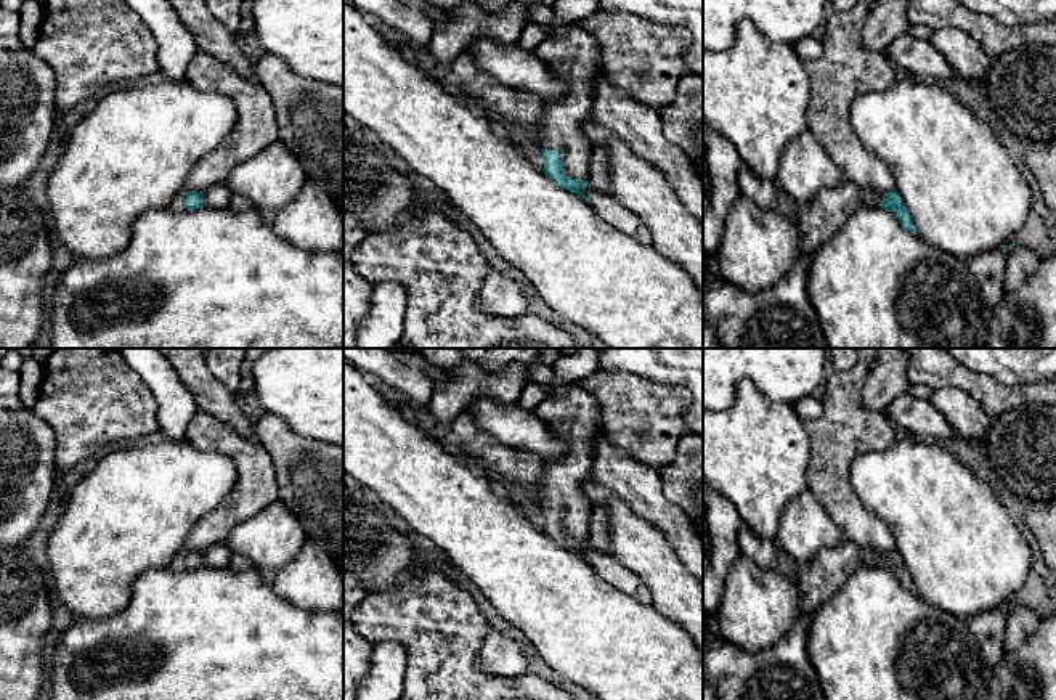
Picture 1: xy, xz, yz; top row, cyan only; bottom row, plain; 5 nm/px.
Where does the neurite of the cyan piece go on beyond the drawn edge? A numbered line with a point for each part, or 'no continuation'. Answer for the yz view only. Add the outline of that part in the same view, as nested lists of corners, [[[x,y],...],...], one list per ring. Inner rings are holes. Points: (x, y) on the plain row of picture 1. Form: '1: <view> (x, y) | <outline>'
1: yz (817, 580) | [[[745,522],[738,530],[738,552],[762,570],[793,581],[801,615],[817,610],[862,567],[879,567],[884,562],[884,554],[849,541],[836,547],[822,547],[810,560],[798,562],[775,541],[756,535]]]

